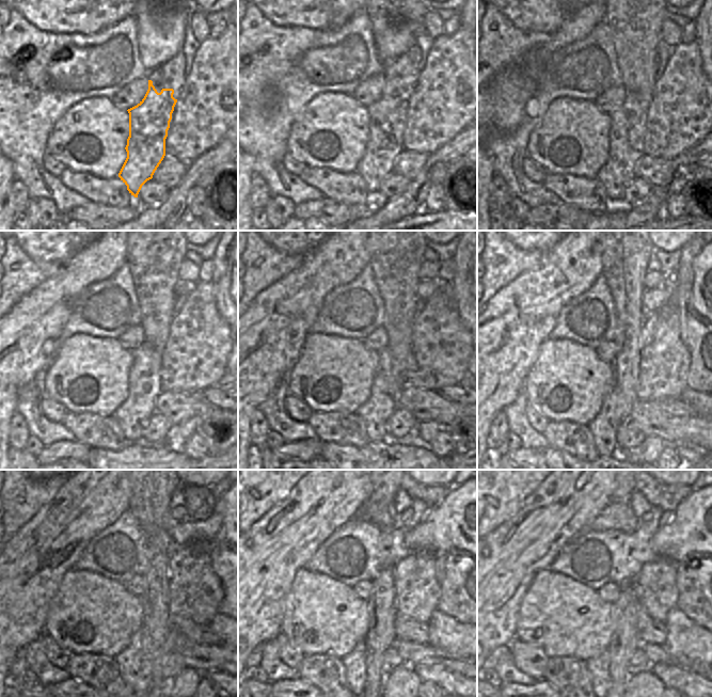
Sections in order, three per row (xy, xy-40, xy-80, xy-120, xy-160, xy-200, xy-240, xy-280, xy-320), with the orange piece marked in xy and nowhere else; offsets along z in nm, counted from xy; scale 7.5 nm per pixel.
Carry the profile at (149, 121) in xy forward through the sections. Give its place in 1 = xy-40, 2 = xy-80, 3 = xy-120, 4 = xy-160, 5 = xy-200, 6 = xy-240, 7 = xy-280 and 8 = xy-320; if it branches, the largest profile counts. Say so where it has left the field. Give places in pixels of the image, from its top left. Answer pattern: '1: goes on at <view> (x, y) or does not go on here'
1: goes on at xy-40 (389, 116)
2: goes on at xy-80 (628, 127)
3: goes on at xy-120 (145, 387)
4: goes on at xy-160 (383, 400)
5: goes on at xy-200 (614, 414)
6: goes on at xy-240 (129, 662)
7: goes on at xy-280 (361, 666)
8: goes on at xy-320 (599, 668)

